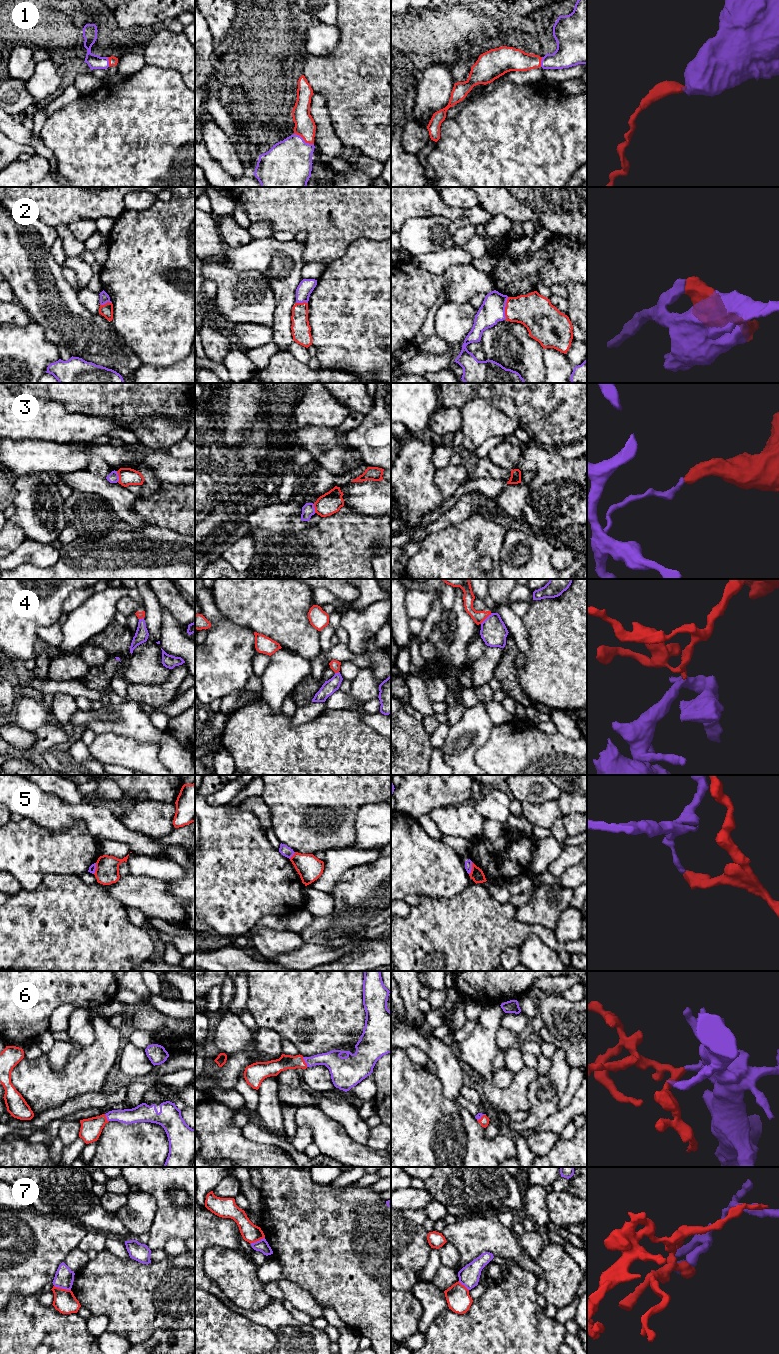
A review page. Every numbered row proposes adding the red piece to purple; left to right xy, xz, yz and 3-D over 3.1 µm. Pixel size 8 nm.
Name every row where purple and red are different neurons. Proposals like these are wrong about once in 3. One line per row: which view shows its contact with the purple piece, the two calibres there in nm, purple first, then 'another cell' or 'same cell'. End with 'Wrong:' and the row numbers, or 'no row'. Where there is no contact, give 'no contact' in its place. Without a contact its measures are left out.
1: meets purple in xz; 400 nm thick on the purple side, 160 nm on the other; same cell
2: meets purple in yz; 200 nm thick on the purple side, 280 nm on the other; same cell
3: meets purple in xy; 90 nm thick on the purple side, 140 nm on the other; another cell
4: meets purple in yz; 220 nm thick on the purple side, 100 nm on the other; another cell
5: meets purple in yz; 60 nm thick on the purple side, 100 nm on the other; another cell
6: meets purple in xz; 150 nm thick on the purple side, 120 nm on the other; same cell
7: meets purple in xy; 160 nm thick on the purple side, 180 nm on the other; another cell
Wrong: 3, 4, 5, 7

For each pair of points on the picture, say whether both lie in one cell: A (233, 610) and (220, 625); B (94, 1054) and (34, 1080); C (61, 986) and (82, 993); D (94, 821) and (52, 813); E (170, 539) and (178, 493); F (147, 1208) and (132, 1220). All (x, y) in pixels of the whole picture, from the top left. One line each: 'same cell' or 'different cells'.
A: different cells
B: same cell
C: same cell
D: same cell
E: different cells
F: same cell

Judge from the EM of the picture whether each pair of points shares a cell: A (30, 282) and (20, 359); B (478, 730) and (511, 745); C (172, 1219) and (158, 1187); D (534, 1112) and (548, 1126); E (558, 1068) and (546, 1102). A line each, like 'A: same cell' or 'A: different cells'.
A: different cells
B: different cells
C: same cell
D: different cells
E: same cell

